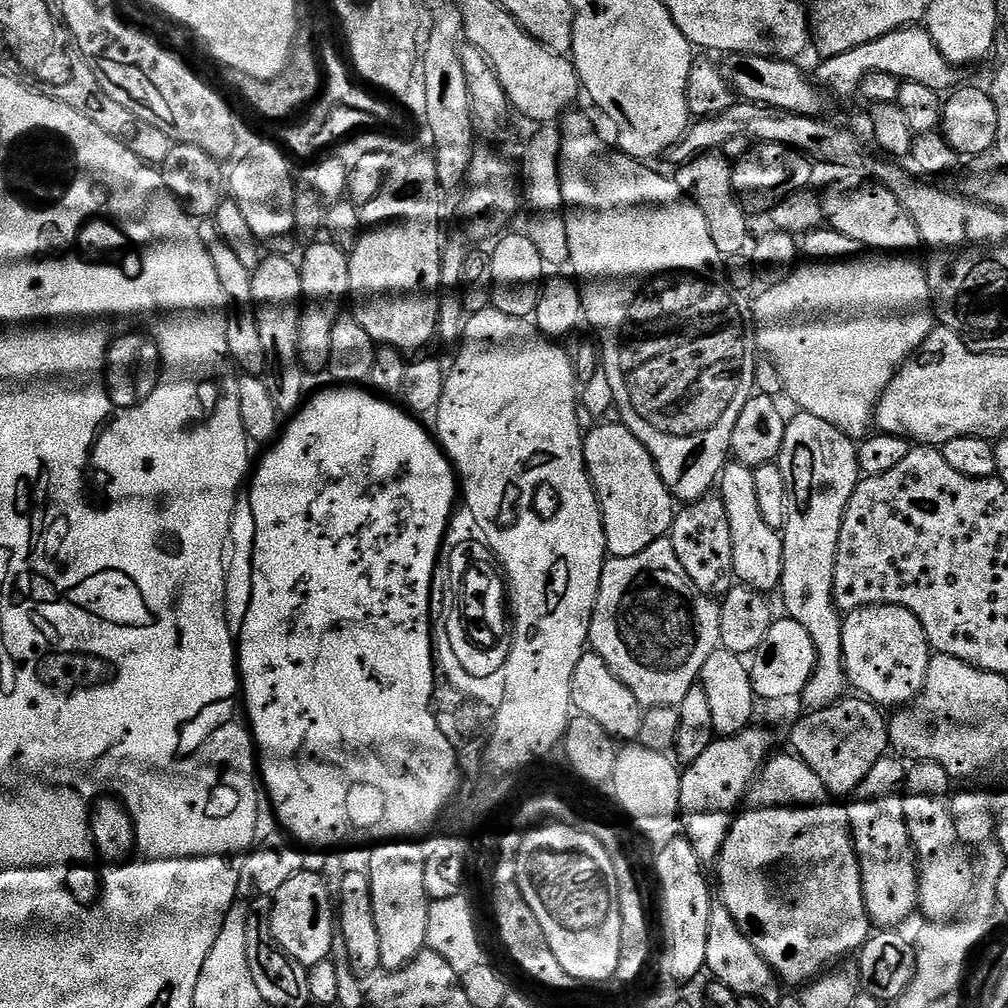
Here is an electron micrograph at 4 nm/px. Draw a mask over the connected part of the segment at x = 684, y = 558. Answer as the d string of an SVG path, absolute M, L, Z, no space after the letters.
M714 492L702 499L687 503L673 517L672 530L668 539L678 555L678 562L700 592L713 598L723 597L734 586L733 546L730 538L730 524L726 518L724 500Z

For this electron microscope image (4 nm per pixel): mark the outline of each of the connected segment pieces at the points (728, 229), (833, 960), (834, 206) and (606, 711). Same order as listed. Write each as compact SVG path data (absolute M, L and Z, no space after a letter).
M719 151L695 156L687 164L681 164L675 169L674 179L681 192L696 203L698 210L702 210L702 218L706 218L706 226L710 226L710 238L714 238L714 246L718 246L721 256L727 258L741 255L750 244L750 216L736 196L732 185L732 164L728 157Z
M795 754L787 755L773 755L760 769L760 775L756 777L746 797L747 803L752 803L756 808L746 809L747 807L745 807L733 819L732 828L726 834L720 855L714 861L714 869L716 868L716 880L720 883L720 892L718 888L719 903L728 911L730 918L740 928L744 937L752 943L754 950L772 967L773 972L785 985L800 984L799 986L804 986L816 980L825 970L839 965L836 963L846 959L851 952L852 955L859 953L868 937L873 935L874 925L866 910L866 902L862 892L860 859L852 841L852 827L848 821L847 807L839 799L834 798L832 793L826 790L826 786L822 786L822 778L818 778L818 774L814 774L814 770L810 770L810 766L806 766L806 762L802 762L800 757Z
M856 182L854 184L834 184L821 195L821 204L825 223L840 234L849 236L858 242L862 248L872 248L876 254L912 254L915 248L921 247L918 226L906 214L902 202L898 202L896 195L885 184L871 182Z
M586 650L582 658L578 658L578 666L574 666L574 678L570 682L572 707L577 713L598 722L602 730L616 742L632 742L639 737L644 712L638 698L630 694L628 687L602 662L598 653Z

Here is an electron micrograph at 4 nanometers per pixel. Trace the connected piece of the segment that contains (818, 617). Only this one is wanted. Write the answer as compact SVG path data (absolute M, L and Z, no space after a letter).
M797 411L796 417L786 423L786 434L782 438L782 450L778 463L782 470L782 478L786 478L788 491L788 509L783 531L786 533L786 547L782 558L782 578L778 596L784 599L787 619L798 622L798 626L806 626L806 634L814 642L816 665L802 693L805 709L815 710L836 704L845 699L844 688L849 687L848 677L844 675L844 655L842 654L842 613L834 602L834 566L838 550L838 534L842 530L842 518L857 484L862 479L858 466L858 444L853 437L839 432L830 422L822 422L822 418L814 418L814 414Z

